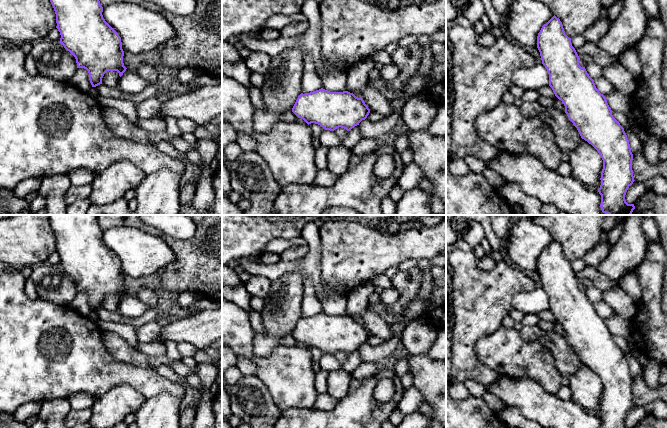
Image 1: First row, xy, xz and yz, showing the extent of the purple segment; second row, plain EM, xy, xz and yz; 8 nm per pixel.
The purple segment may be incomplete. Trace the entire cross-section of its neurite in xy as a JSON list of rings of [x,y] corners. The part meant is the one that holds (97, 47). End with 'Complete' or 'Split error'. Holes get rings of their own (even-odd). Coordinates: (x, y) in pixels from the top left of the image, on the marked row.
[[[50,0],[56,14],[56,28],[60,32],[60,43],[76,59],[77,68],[84,68],[89,73],[92,87],[102,84],[102,78],[107,71],[117,71],[121,77],[126,71],[123,63],[124,51],[122,49],[121,37],[105,21],[102,12],[103,7],[99,0]]]. Complete

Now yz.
[[[555,15],[542,26],[537,36],[537,48],[542,64],[549,74],[549,86],[565,106],[565,113],[577,128],[582,139],[591,144],[603,160],[601,185],[601,210],[608,215],[631,215],[634,204],[628,204],[625,195],[633,184],[633,154],[624,128],[613,117],[612,110],[603,94],[596,88],[594,80],[585,67],[579,65],[579,56],[572,46],[571,38],[564,31],[562,22]]]. Complete

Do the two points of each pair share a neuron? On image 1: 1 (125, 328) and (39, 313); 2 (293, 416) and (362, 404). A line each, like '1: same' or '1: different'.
1: different
2: same

